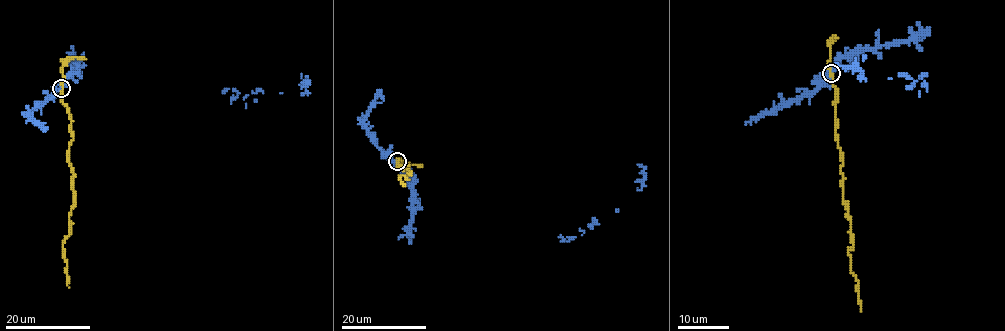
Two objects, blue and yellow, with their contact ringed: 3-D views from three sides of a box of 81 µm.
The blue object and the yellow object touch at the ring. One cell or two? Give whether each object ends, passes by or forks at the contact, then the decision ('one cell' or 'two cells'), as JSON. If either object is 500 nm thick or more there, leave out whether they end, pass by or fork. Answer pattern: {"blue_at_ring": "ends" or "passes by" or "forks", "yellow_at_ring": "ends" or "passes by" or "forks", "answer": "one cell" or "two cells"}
{"blue_at_ring": "forks", "yellow_at_ring": "passes by", "answer": "two cells"}

